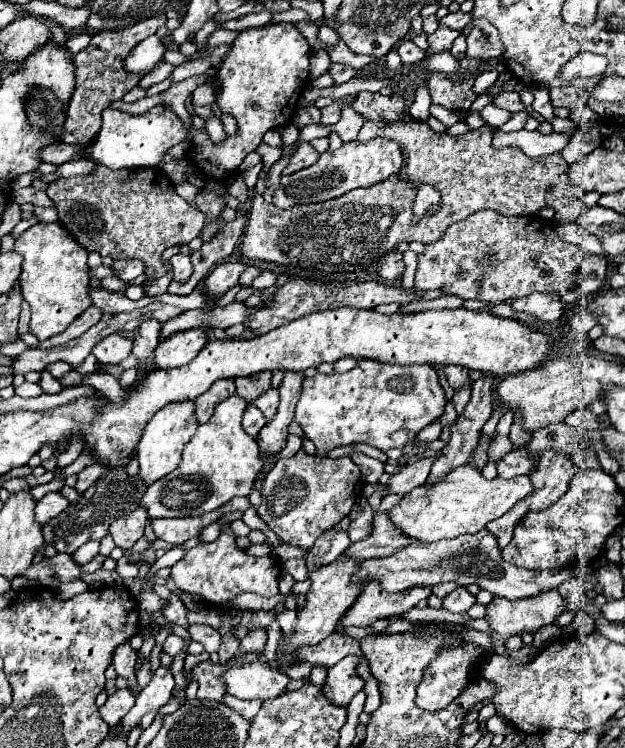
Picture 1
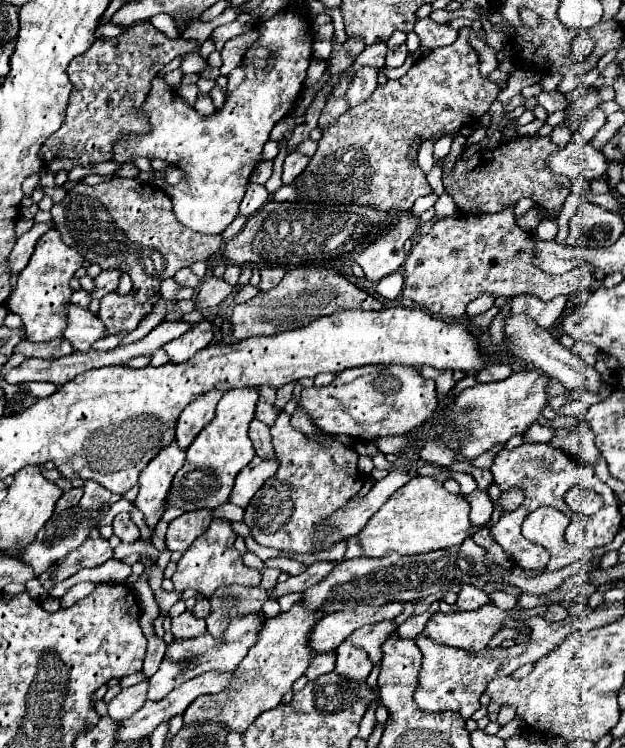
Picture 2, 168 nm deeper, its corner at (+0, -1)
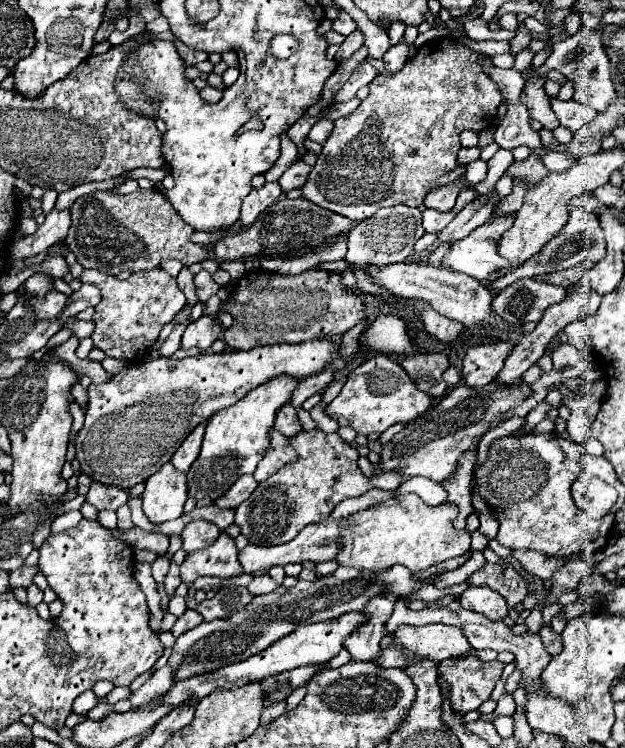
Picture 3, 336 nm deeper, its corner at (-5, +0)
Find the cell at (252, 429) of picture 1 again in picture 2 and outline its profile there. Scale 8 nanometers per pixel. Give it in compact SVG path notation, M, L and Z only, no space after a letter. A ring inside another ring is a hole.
M253 420L253 422L251 422L251 428L249 428L249 436L251 436L251 442L253 442L253 446L255 446L257 456L261 456L263 460L269 460L269 458L275 456L273 444L271 444L269 426L265 426L265 424L259 422L259 420Z

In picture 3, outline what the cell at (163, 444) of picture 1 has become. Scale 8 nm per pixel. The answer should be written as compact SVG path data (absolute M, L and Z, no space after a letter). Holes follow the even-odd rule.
M170 461L162 469L146 479L142 493L142 509L152 523L164 523L178 519L188 499L186 473L178 473Z

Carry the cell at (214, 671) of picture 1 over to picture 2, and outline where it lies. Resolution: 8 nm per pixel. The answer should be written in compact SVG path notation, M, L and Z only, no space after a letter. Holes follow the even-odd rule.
M295 604L289 612L281 612L275 618L265 622L265 628L257 640L257 644L249 650L243 662L237 666L231 684L219 692L205 698L197 698L189 710L183 714L183 724L191 722L209 722L223 724L227 732L245 732L249 724L267 708L275 708L281 702L281 696L291 690L293 682L305 674L305 666L309 666L309 658L313 658L313 650L309 650L307 636L311 626L323 616L323 612L309 612L303 604Z

